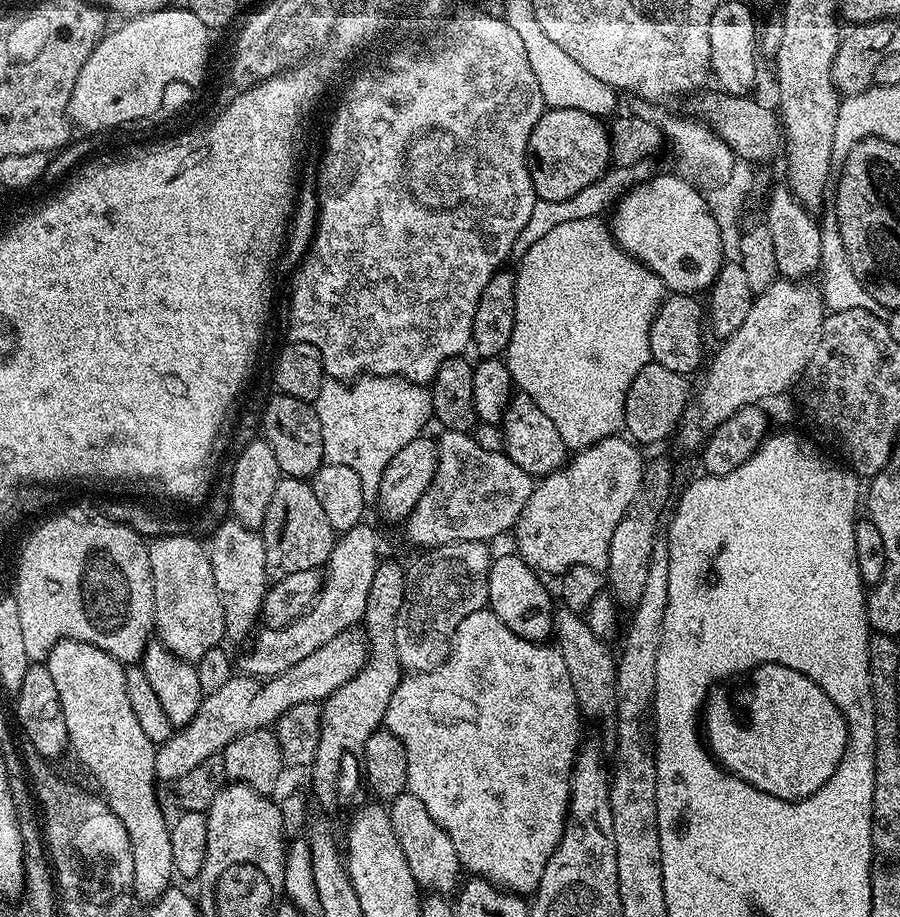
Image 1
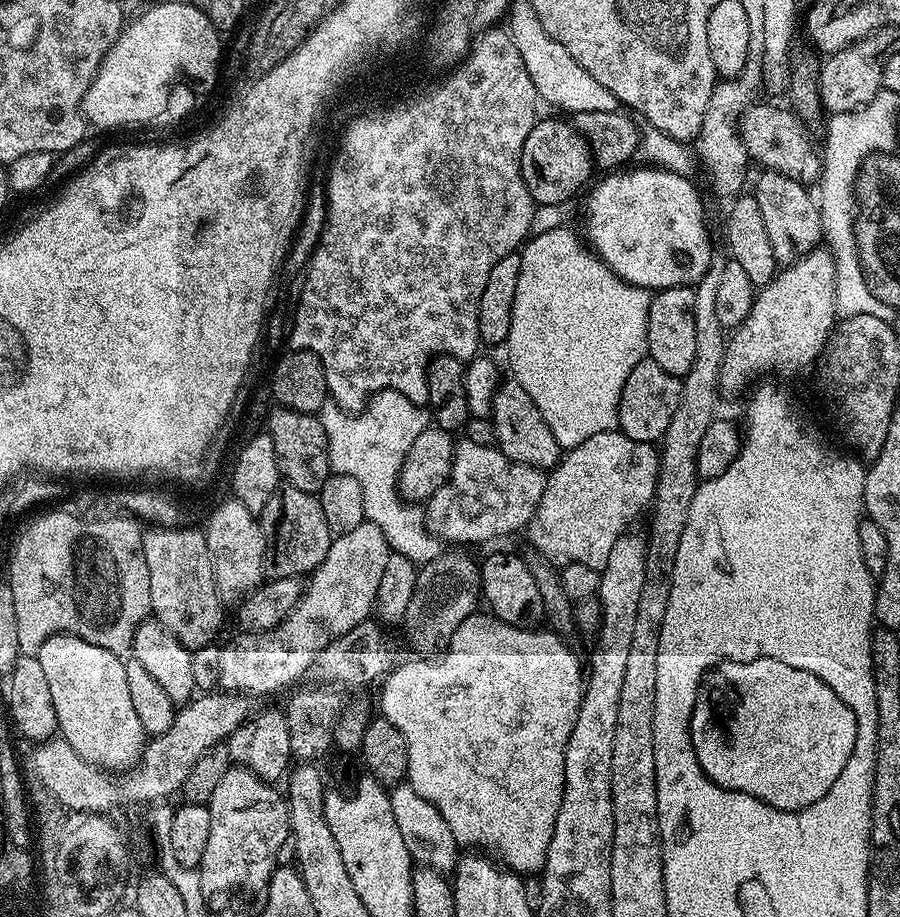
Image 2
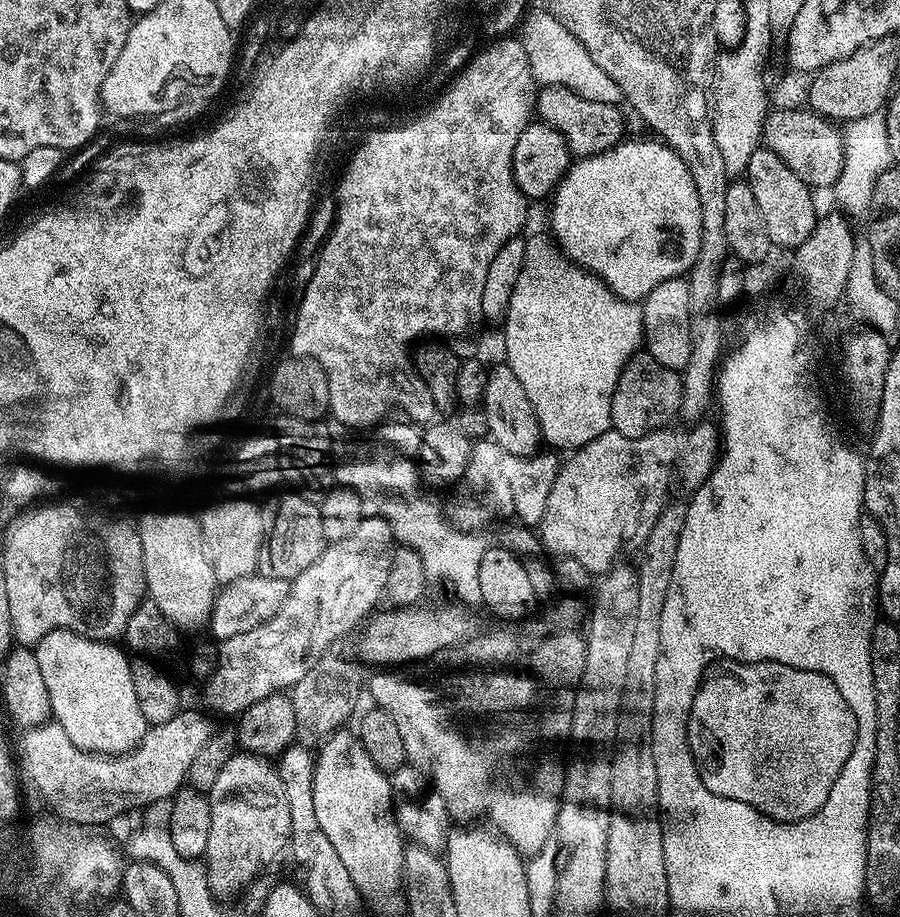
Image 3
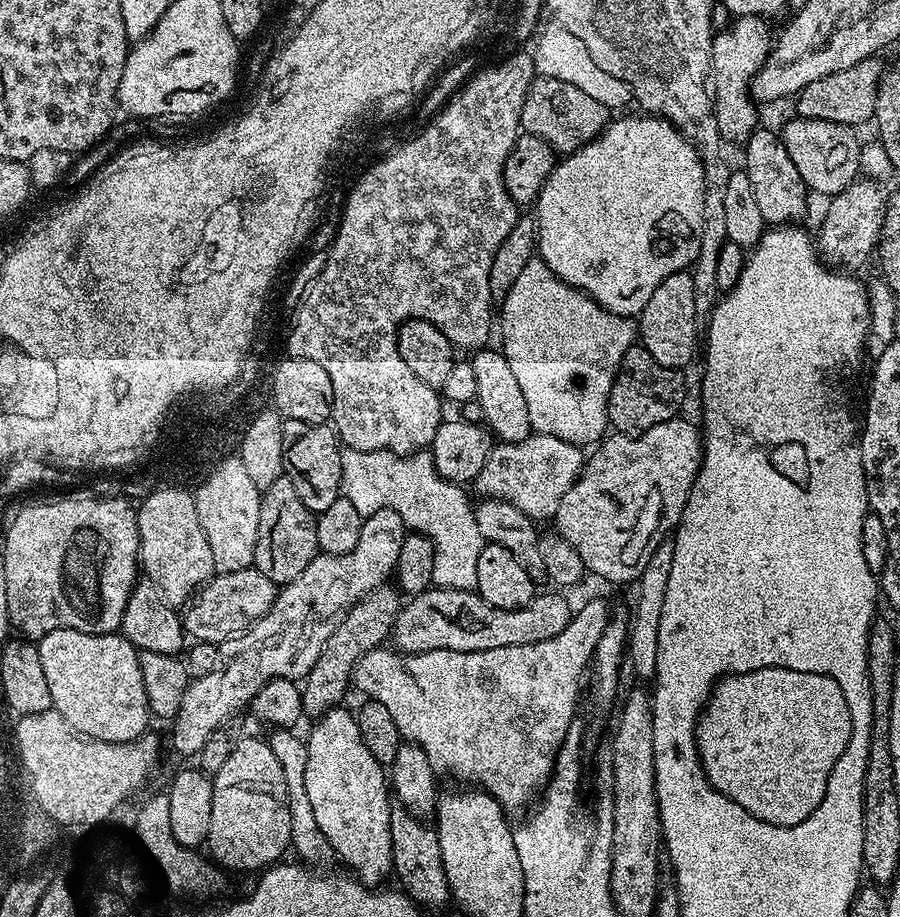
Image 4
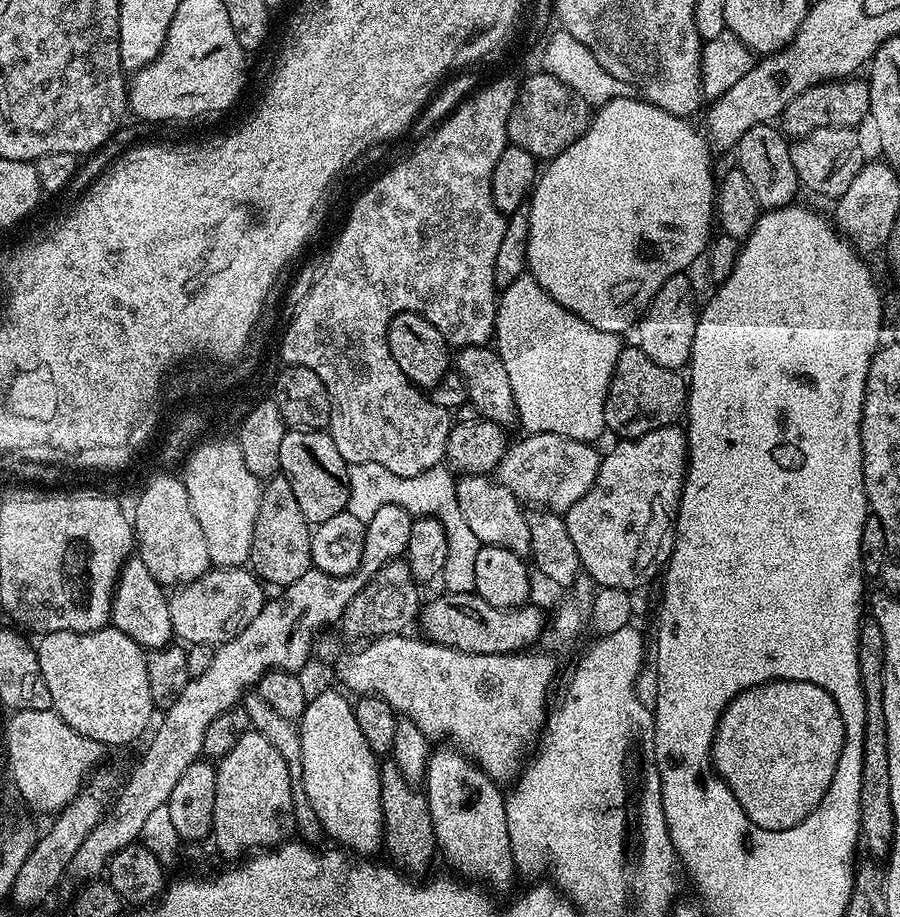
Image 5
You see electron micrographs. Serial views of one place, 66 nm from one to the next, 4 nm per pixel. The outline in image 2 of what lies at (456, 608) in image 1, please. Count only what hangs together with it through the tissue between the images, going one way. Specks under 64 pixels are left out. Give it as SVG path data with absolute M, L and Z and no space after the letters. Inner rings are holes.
M441 554L431 564L423 565L416 578L416 589L408 612L402 621L402 629L409 642L420 651L417 653L432 654L443 649L466 617L477 611L476 600L478 604L481 596L480 569L477 561L472 561L470 557Z

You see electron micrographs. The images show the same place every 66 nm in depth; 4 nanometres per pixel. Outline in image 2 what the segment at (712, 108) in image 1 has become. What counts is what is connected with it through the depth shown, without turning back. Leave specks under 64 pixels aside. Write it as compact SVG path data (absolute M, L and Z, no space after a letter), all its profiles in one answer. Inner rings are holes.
M762 103L752 104L739 120L740 137L744 140L749 157L755 163L757 160L761 169L781 172L805 186L815 185L820 178L822 156L817 141L816 144L812 141L811 134L804 126L805 121L795 111L787 112L784 108Z

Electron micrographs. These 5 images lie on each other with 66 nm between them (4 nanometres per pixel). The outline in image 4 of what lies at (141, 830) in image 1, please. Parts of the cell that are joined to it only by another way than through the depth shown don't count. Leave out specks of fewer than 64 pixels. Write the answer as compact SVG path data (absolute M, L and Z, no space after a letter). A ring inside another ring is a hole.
M63 628L50 630L38 647L52 708L74 731L102 742L130 742L149 731L140 652L123 634L86 634Z

